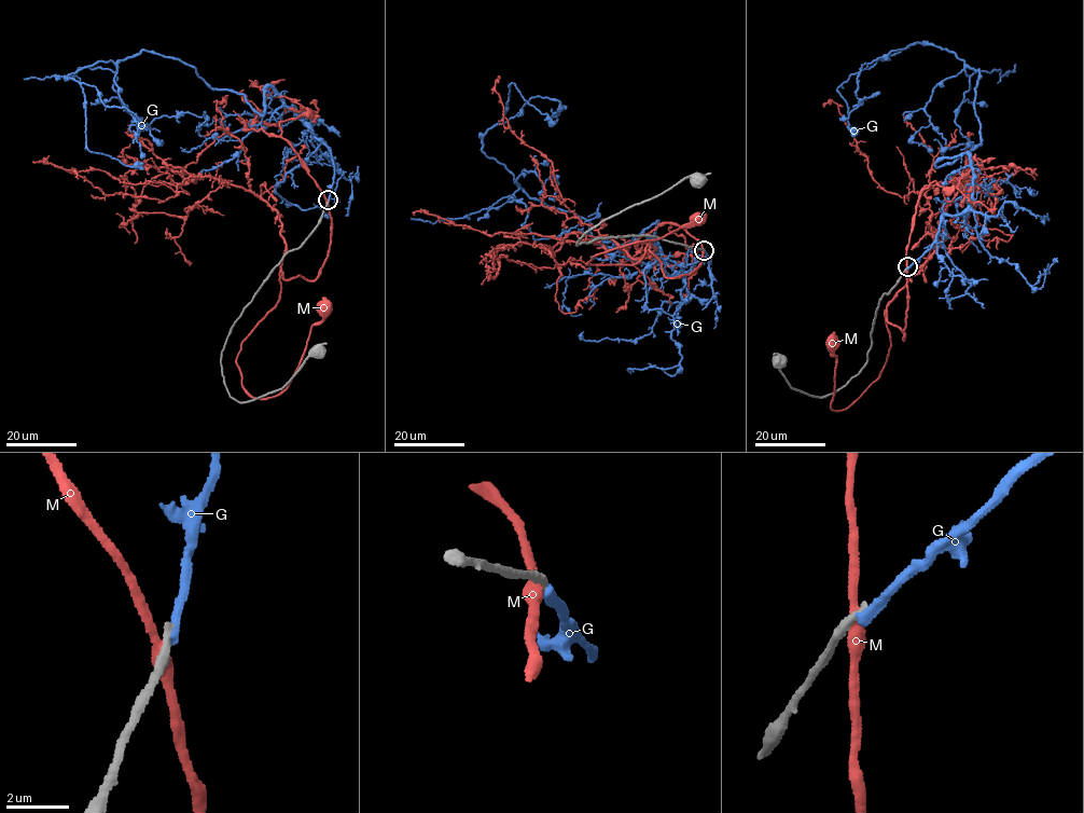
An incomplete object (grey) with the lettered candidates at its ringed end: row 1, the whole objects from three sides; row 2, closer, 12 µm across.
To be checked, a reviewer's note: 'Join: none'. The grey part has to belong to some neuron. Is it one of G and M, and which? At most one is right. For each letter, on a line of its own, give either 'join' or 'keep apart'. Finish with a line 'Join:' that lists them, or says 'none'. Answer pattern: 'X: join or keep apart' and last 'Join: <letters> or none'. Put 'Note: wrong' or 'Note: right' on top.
Note: right
G: keep apart
M: keep apart
Join: none

